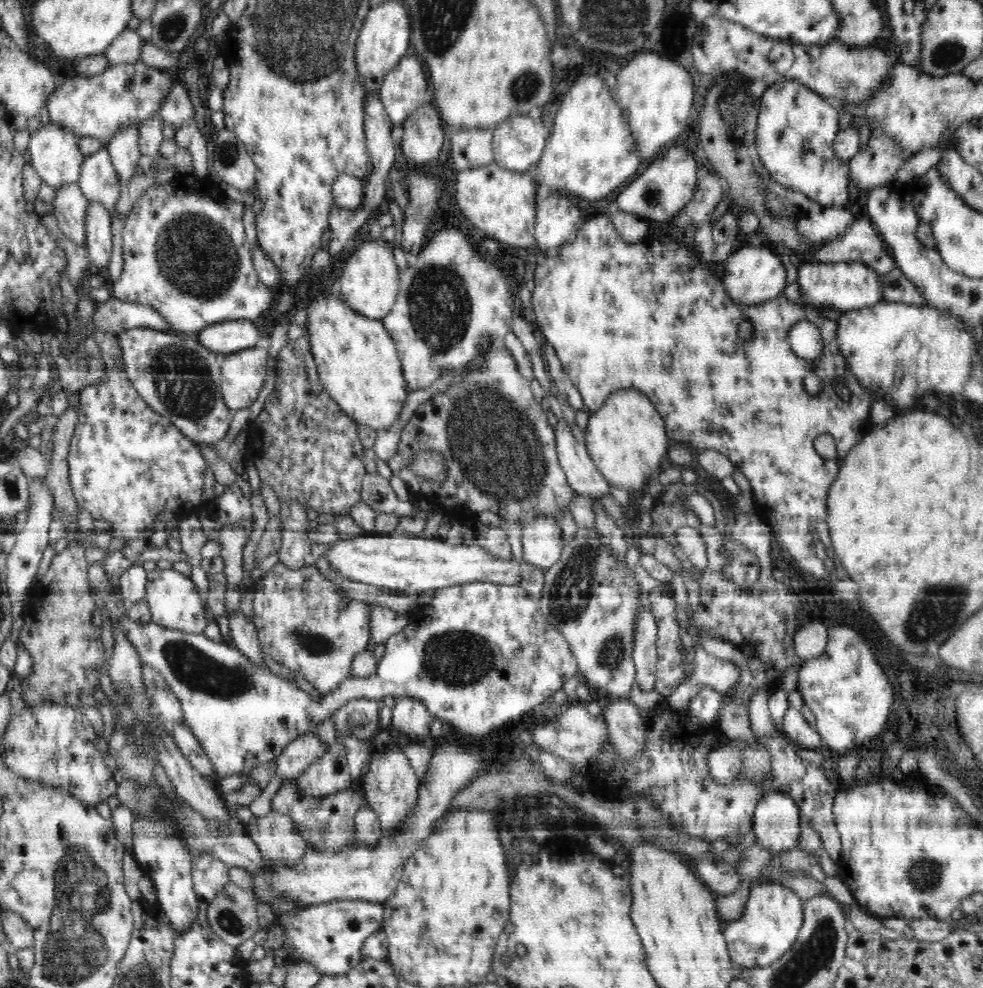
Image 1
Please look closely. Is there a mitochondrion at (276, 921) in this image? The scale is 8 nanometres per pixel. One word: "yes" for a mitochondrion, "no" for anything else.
no

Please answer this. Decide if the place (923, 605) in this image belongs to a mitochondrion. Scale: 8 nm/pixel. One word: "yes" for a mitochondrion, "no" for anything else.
yes

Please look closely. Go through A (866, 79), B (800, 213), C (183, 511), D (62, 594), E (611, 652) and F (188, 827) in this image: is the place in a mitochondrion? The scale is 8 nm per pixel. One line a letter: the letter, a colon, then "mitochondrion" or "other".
A: other
B: other
C: other
D: other
E: mitochondrion
F: mitochondrion

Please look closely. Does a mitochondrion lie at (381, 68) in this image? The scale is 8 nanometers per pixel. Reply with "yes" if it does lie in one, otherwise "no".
no

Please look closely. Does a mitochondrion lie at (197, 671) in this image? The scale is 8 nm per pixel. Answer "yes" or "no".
yes

